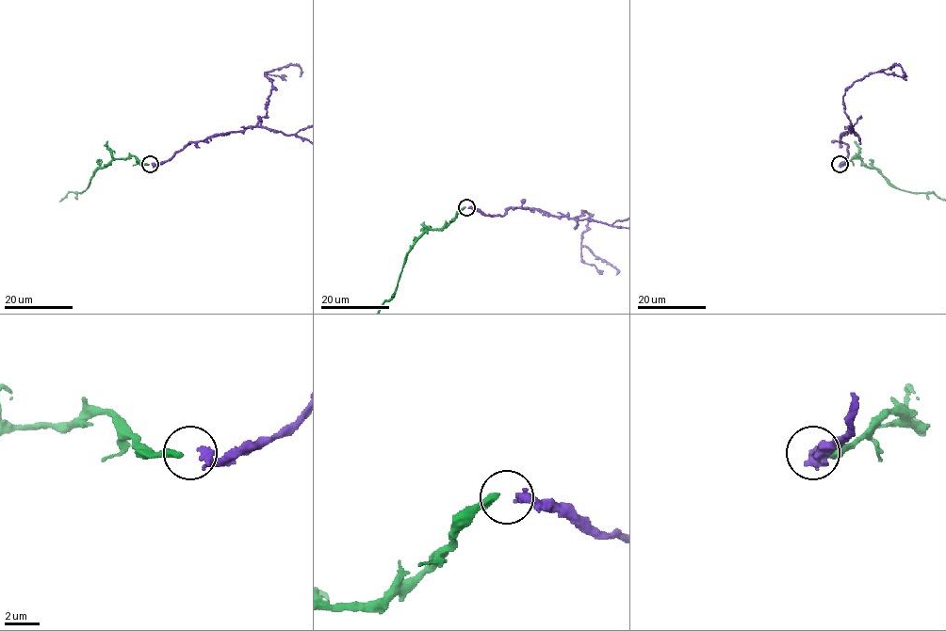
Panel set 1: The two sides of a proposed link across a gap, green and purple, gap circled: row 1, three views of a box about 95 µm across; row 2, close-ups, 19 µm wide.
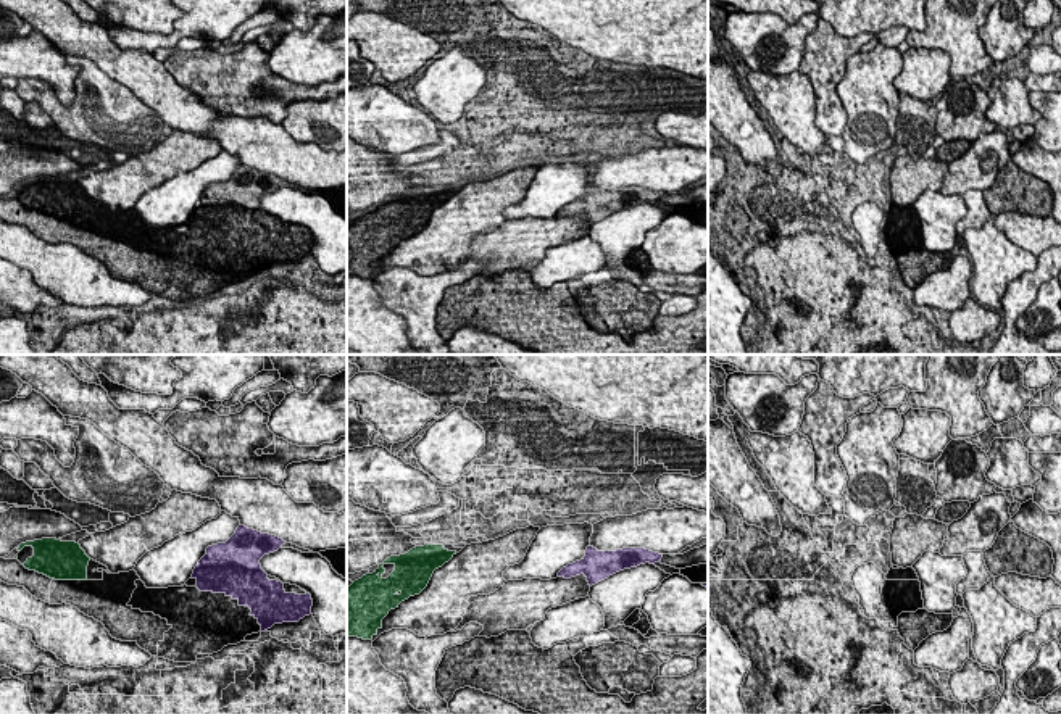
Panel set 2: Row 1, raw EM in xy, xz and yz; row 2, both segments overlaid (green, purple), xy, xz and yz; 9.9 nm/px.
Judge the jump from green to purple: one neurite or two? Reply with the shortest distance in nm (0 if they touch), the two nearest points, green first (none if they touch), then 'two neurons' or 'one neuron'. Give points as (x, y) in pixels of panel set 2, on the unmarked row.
1050 nm apart; from green across xy (89, 199), (192, 213); one neuron

